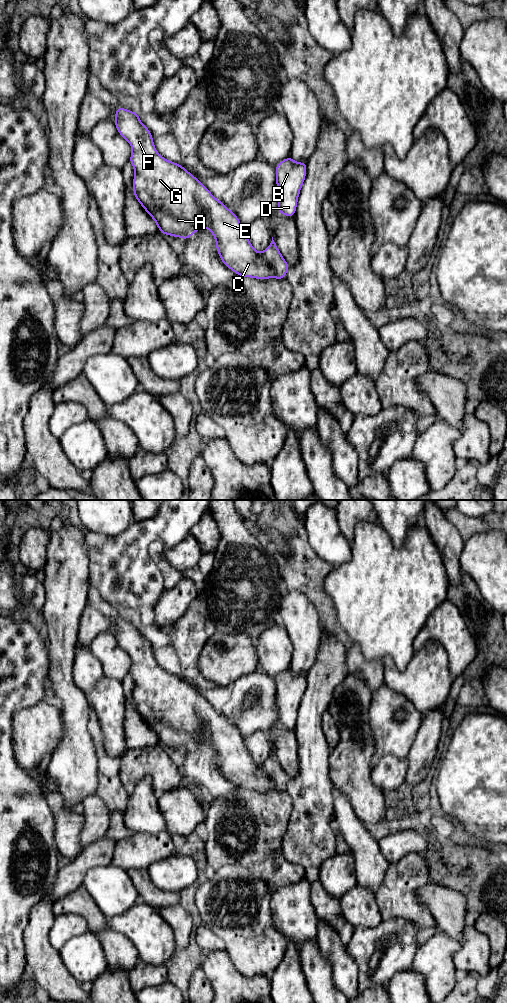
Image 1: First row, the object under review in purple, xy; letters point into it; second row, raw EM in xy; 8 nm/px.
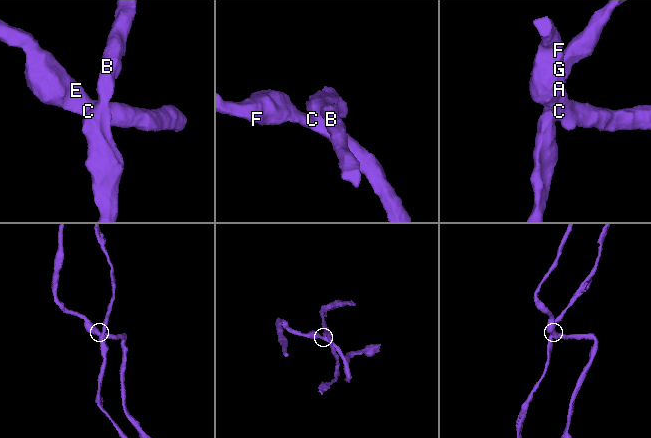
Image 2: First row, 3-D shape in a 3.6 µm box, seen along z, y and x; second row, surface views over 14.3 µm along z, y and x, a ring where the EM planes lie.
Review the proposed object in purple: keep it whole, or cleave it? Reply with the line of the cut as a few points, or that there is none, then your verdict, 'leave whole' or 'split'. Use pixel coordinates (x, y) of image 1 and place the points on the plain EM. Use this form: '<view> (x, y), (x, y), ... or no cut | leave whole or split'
xy (260, 765), (272, 788) | split

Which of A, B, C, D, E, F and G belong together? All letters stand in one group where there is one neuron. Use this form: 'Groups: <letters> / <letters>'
Groups: A C E F G / B D

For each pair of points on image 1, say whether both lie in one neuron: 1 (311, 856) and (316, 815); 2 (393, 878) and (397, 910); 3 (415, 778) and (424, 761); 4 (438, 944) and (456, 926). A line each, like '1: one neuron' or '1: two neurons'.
1: one neuron
2: one neuron
3: one neuron
4: two neurons

